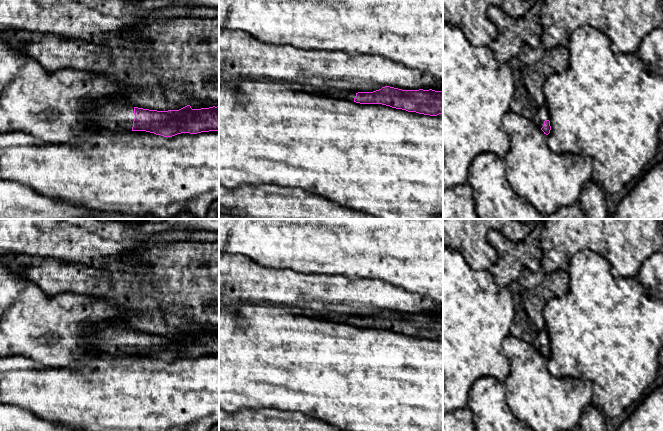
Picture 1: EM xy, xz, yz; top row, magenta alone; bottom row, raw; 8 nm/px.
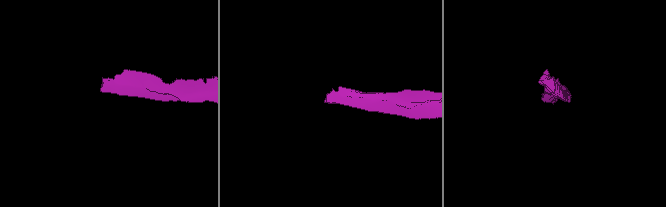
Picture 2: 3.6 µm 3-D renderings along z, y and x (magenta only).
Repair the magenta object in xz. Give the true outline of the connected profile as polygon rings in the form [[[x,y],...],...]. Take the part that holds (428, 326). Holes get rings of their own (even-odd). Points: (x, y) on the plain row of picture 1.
[[[385,310],[373,316],[332,315],[322,319],[360,328],[382,328],[430,340],[443,337],[443,315],[432,313],[402,314]]]

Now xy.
[[[102,324],[97,328],[89,328],[86,331],[86,338],[91,350],[112,356],[146,355],[168,362],[181,357],[219,355],[219,330],[192,333],[190,329],[187,329],[179,334],[157,335]]]

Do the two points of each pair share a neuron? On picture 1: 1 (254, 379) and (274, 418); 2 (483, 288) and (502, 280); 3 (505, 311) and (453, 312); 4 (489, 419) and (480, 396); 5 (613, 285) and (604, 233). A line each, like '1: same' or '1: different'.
1: different
2: different
3: same
4: same
5: different

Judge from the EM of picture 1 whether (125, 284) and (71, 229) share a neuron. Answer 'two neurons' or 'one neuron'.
two neurons

